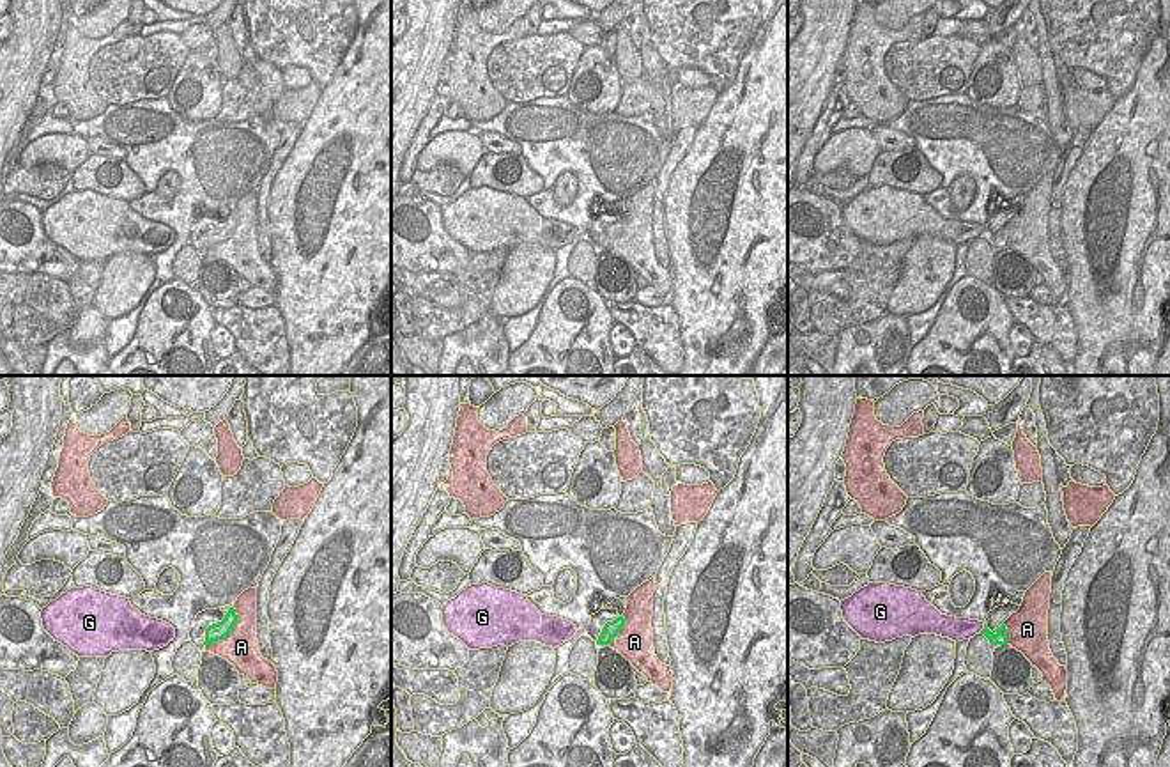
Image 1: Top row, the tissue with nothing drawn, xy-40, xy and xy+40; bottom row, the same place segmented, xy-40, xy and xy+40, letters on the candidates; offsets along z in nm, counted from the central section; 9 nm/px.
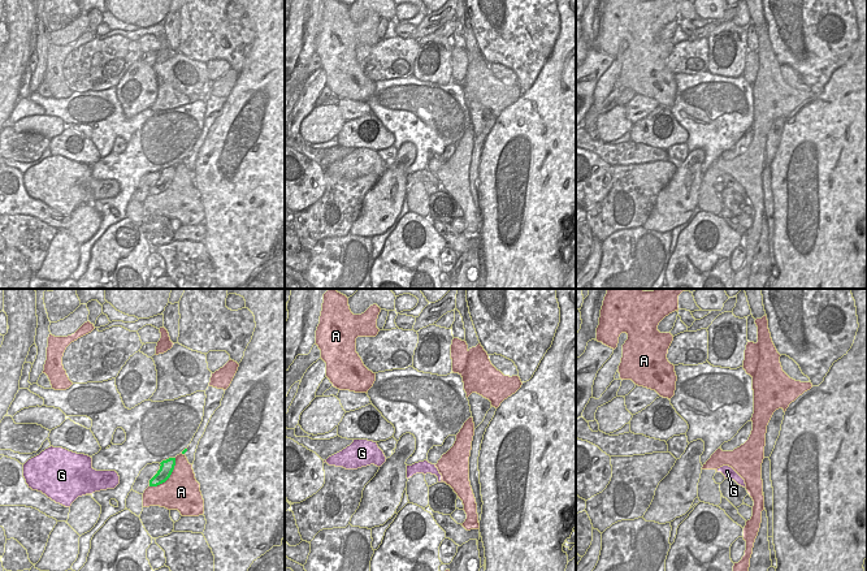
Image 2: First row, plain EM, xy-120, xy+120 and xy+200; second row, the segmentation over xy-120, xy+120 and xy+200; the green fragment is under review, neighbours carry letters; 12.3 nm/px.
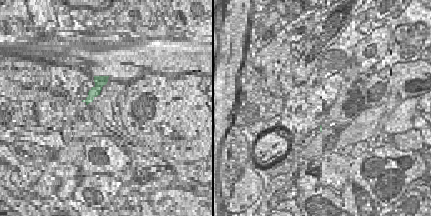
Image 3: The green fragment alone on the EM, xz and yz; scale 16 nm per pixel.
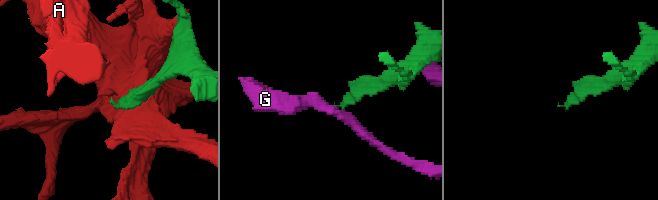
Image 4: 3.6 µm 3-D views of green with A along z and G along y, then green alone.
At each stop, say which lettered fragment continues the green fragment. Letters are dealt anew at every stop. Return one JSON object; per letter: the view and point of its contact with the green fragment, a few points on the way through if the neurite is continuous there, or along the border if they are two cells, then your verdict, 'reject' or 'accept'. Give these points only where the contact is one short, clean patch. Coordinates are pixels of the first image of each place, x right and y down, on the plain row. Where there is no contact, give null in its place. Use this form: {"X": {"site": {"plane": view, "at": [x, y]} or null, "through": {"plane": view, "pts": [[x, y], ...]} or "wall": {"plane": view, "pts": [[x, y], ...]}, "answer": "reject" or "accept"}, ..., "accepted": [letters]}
{"A": {"site": {"plane": "xy-40", "at": [229, 236]}, "answer": "reject"}, "G": {"site": {"plane": "xy+40", "at": [985, 231]}, "answer": "reject"}, "accepted": []}

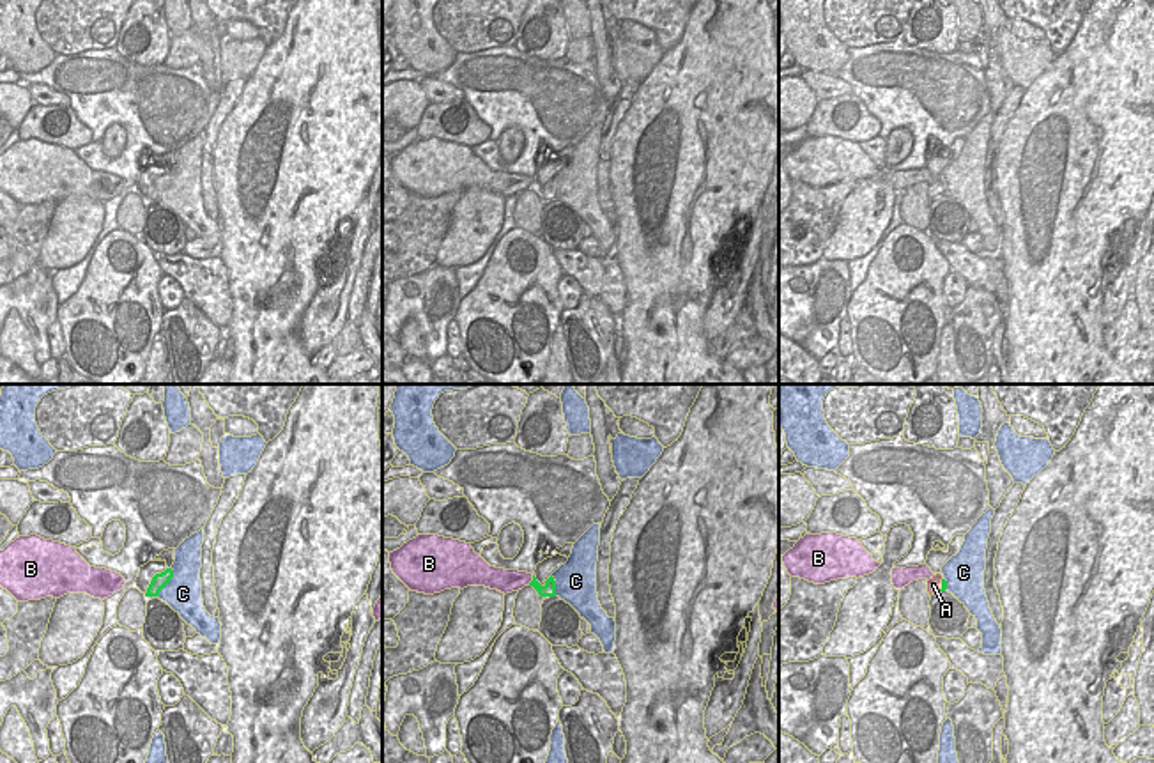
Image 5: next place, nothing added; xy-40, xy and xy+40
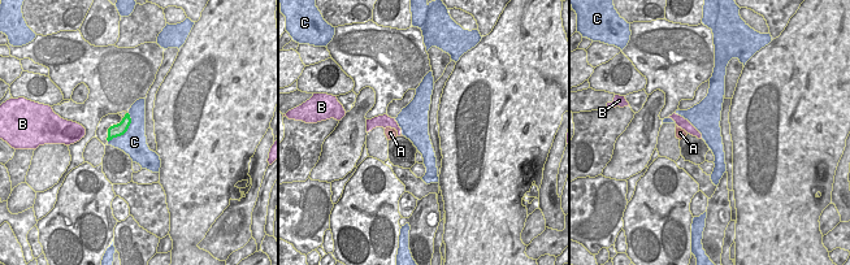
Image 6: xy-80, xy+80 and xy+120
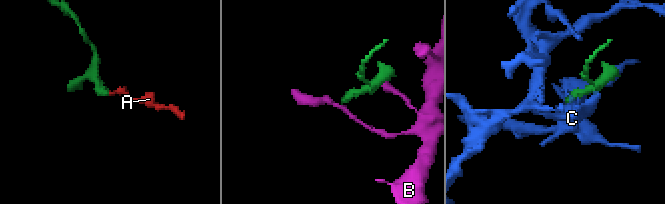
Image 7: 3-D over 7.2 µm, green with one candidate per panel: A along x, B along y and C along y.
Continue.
{"A": {"site": {"plane": "xy+40", "at": [942, 188]}, "through": {"plane": "xy+40", "pts": [[944, 186], [942, 188], [933, 188]]}, "answer": "accept"}, "B": {"site": {"plane": "xy", "at": [533, 183]}, "answer": "reject"}, "C": {"site": {"plane": "xy-40", "at": [169, 184]}, "answer": "reject"}, "accepted": ["A"]}

